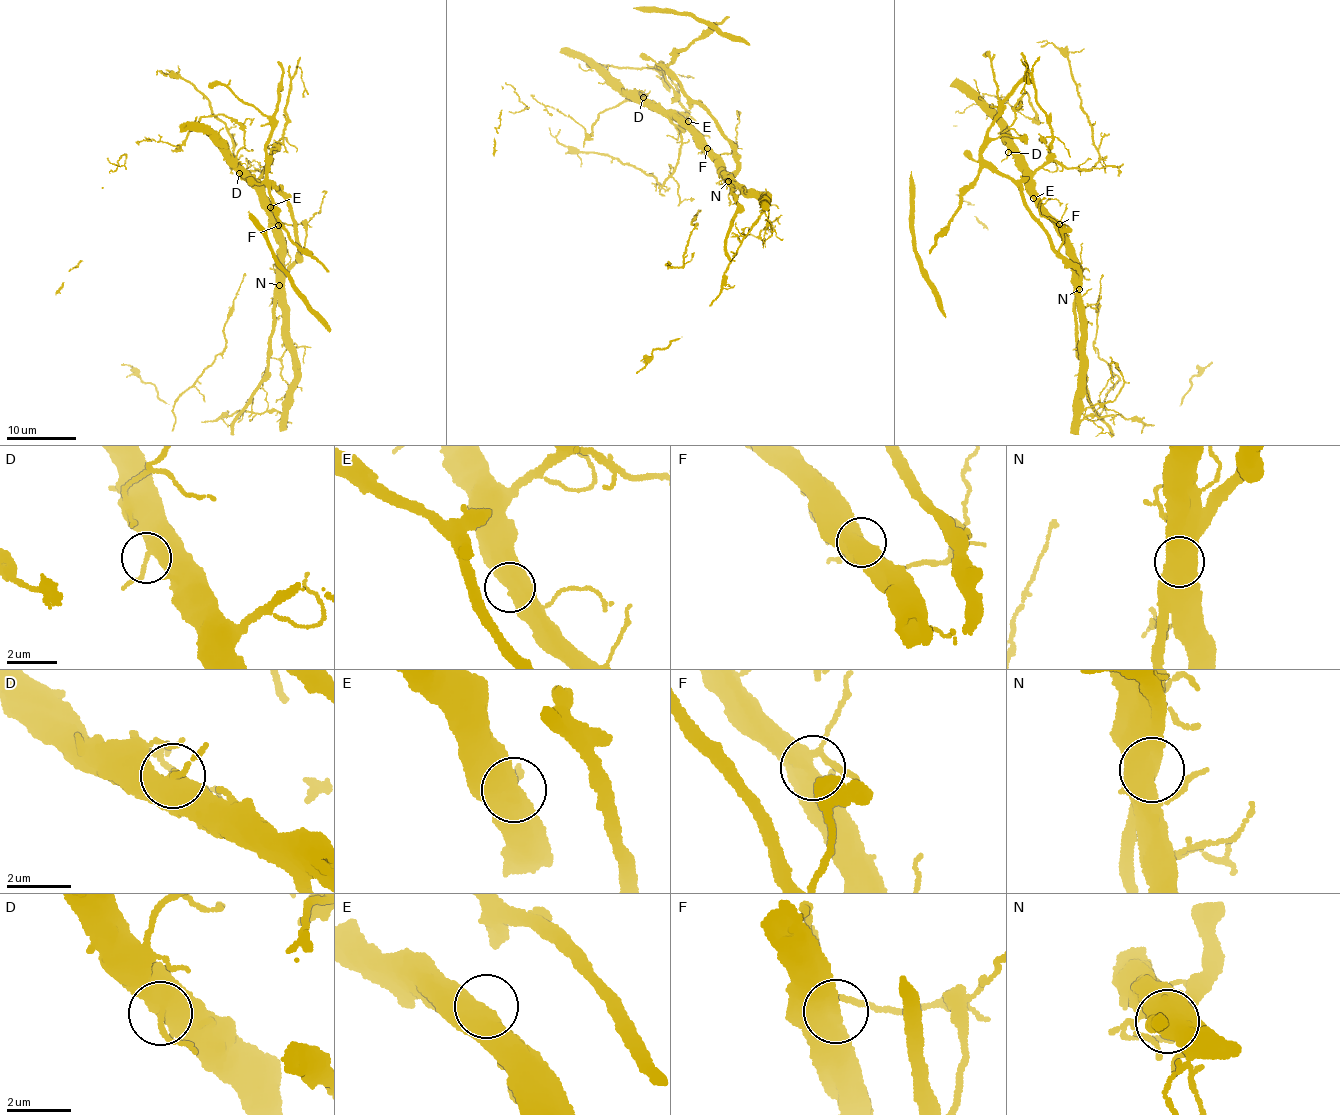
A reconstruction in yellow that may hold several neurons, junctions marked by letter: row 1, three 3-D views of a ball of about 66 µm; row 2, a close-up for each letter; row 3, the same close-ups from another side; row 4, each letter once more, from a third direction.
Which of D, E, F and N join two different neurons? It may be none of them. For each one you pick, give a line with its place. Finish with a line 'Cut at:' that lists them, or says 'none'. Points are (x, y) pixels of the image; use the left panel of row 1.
N: (279, 285)
Cut at: N

